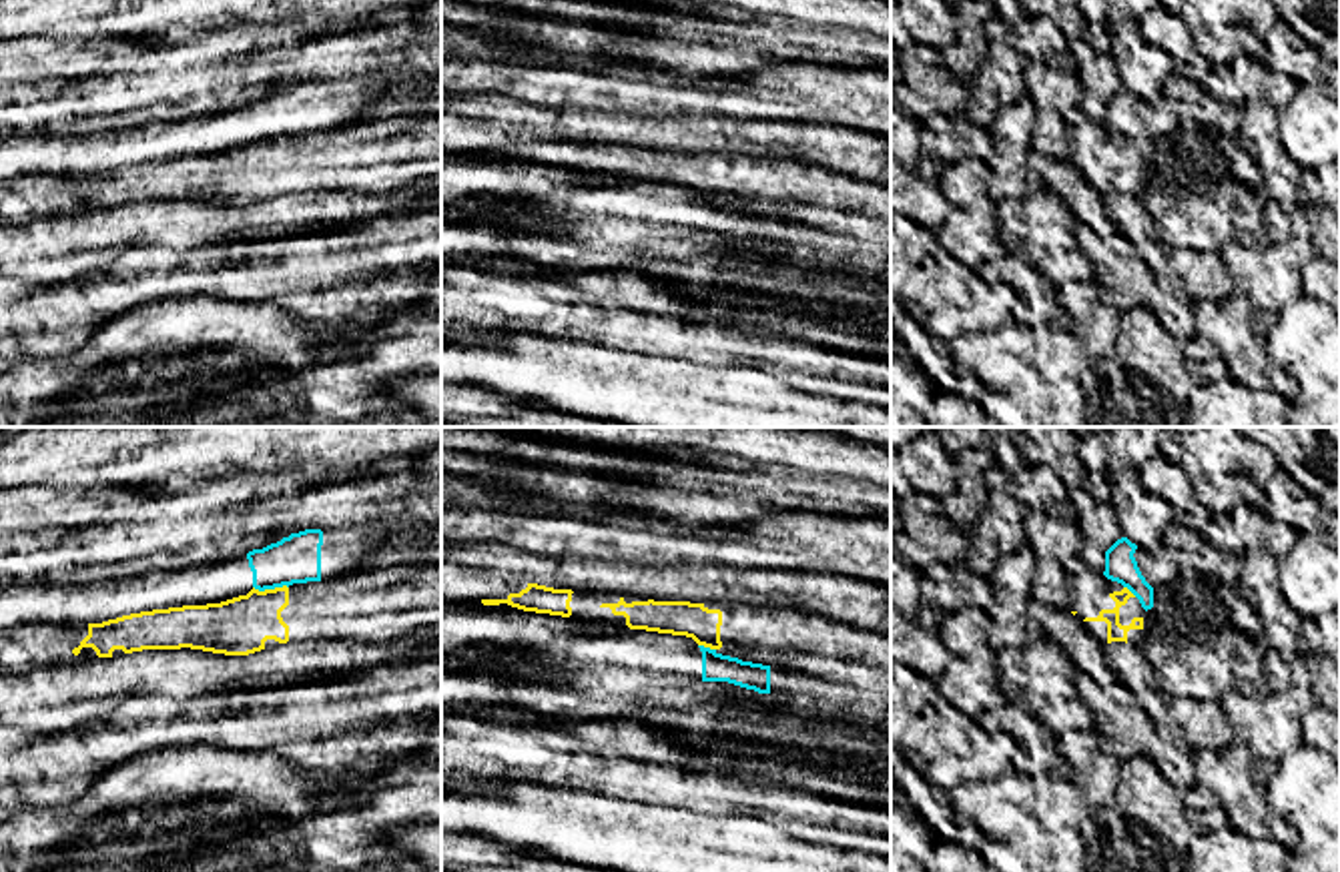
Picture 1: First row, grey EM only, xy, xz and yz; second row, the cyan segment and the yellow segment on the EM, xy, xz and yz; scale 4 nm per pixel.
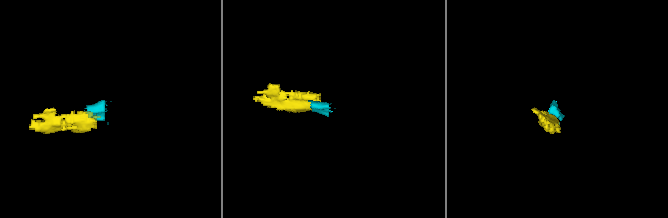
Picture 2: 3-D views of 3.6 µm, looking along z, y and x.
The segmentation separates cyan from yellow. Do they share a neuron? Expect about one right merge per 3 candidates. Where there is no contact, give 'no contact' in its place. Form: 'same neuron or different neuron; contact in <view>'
different neuron; contact in xy

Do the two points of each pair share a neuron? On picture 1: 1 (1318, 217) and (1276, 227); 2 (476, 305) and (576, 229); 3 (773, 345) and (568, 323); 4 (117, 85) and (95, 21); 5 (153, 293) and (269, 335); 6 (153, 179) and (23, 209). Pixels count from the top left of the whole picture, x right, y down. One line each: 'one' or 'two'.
1: one
2: two
3: one
4: two
5: two
6: one

